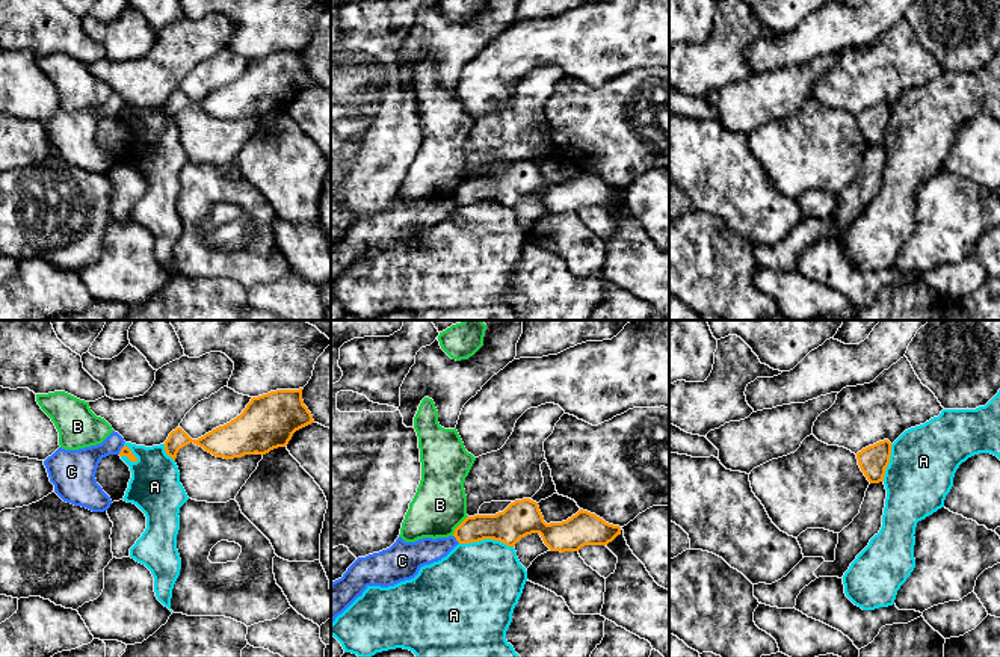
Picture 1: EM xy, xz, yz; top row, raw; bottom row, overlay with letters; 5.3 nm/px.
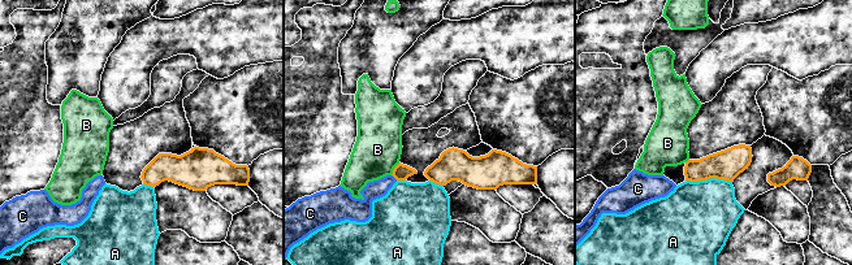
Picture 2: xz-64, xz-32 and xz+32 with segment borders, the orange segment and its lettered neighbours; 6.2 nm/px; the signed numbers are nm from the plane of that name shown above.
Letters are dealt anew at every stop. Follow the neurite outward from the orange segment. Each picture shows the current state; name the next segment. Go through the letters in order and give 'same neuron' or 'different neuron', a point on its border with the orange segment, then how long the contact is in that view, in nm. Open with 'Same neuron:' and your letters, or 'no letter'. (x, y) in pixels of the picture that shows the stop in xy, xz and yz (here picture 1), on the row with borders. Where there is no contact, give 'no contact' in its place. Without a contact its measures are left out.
Same neuron: no letter
A: different neuron; contact xz (487, 538); length 280 nm
B: different neuron; contact xz (458, 526); length 140 nm
C: different neuron; contact xy (121, 450); length 60 nm

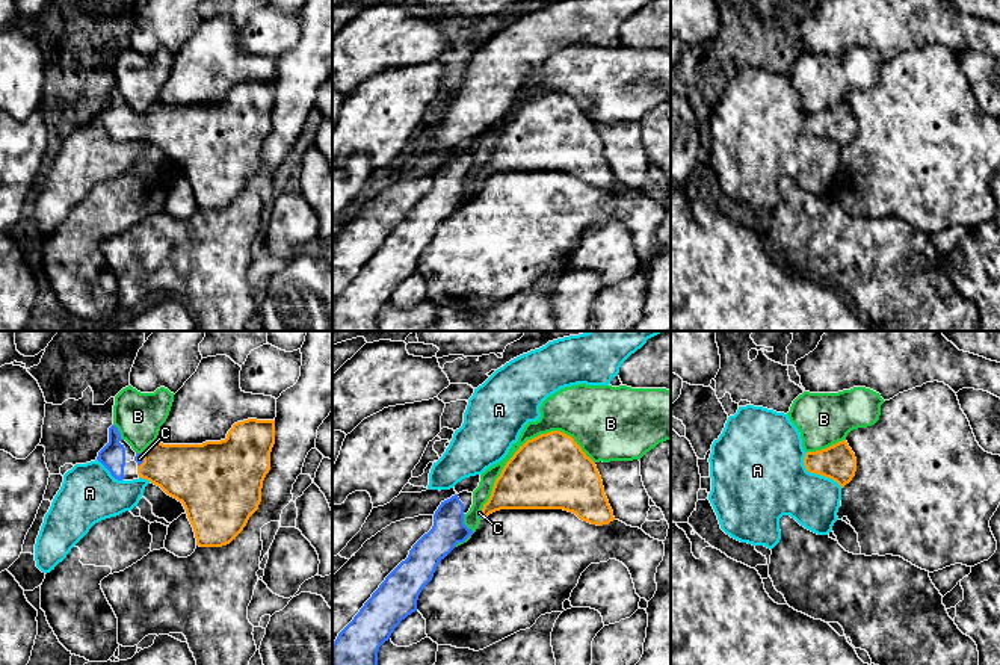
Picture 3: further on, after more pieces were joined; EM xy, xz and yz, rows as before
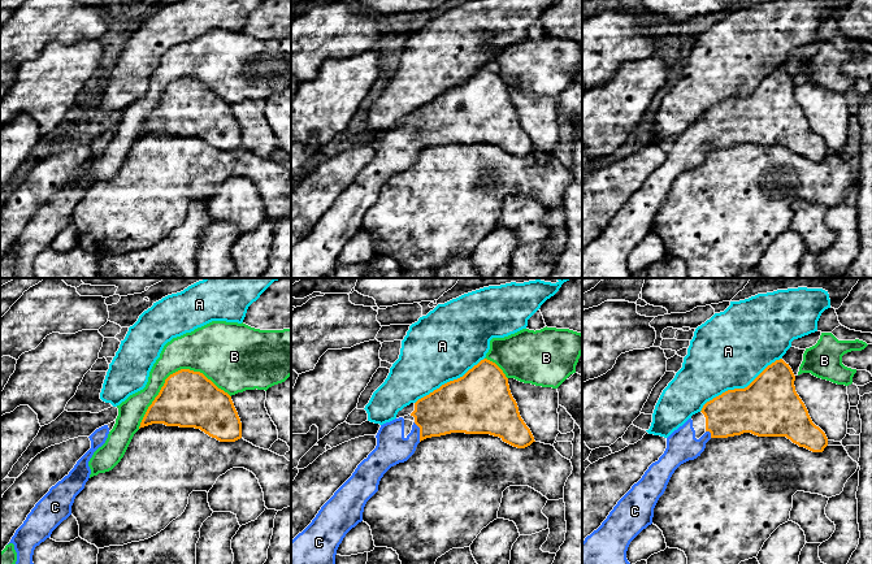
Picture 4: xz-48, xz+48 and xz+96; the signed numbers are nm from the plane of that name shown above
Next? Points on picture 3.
Same neuron: C
A: different neuron; contact yz (817, 473); length 280 nm
B: different neuron; contact xz (526, 442); length 650 nm
C: same neuron; contact xy (144, 460); length 80 nm

